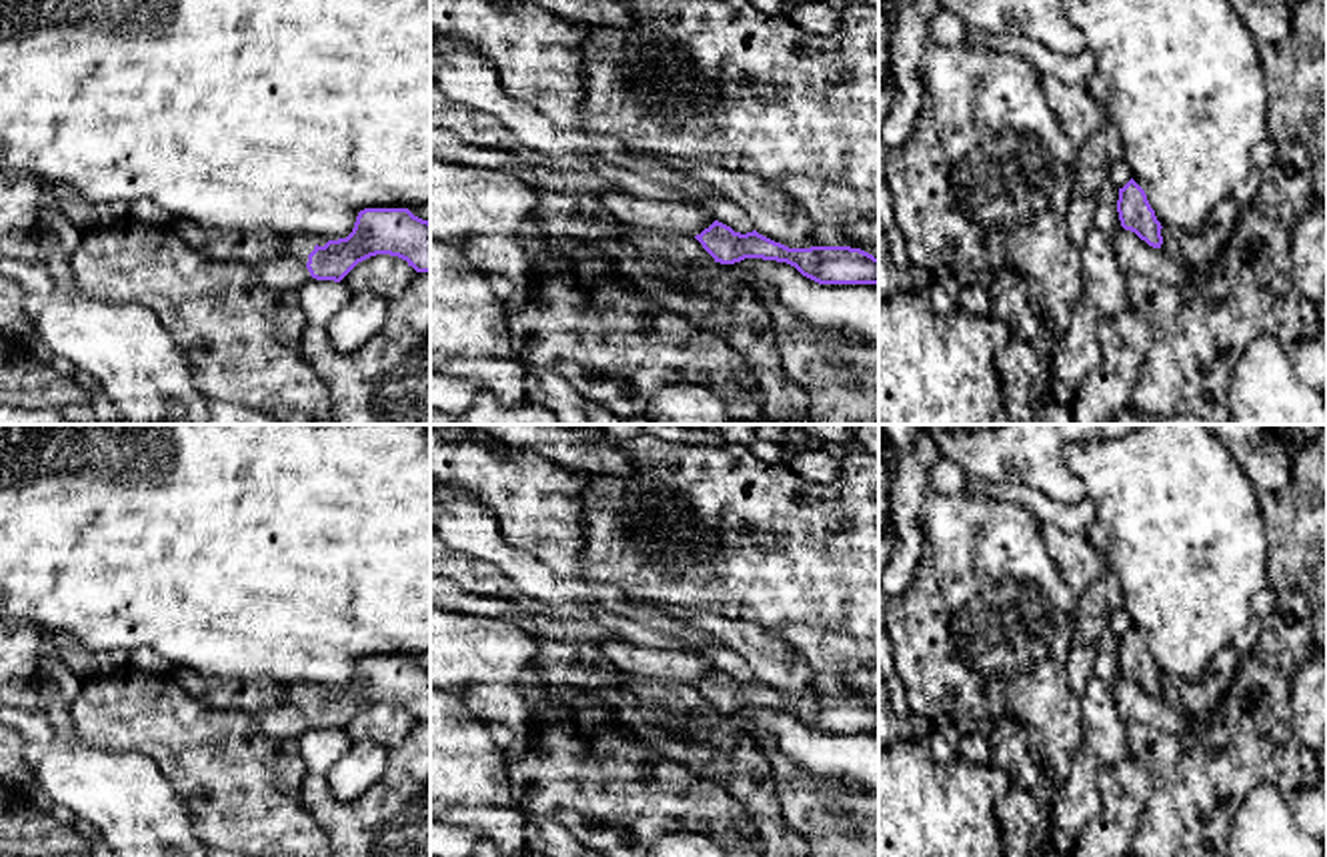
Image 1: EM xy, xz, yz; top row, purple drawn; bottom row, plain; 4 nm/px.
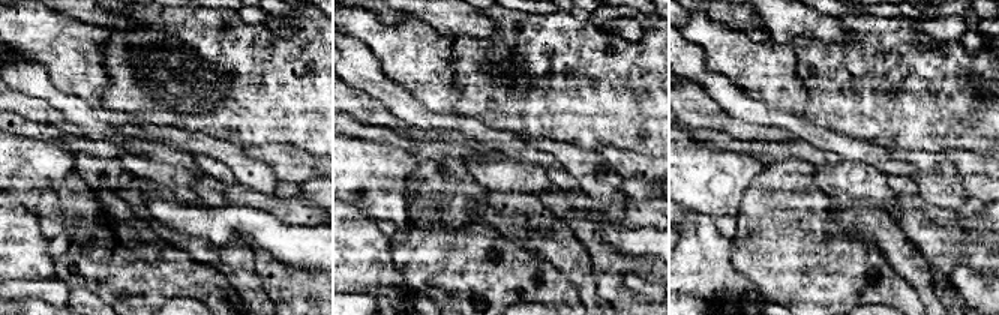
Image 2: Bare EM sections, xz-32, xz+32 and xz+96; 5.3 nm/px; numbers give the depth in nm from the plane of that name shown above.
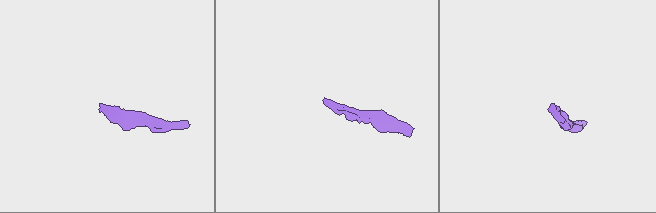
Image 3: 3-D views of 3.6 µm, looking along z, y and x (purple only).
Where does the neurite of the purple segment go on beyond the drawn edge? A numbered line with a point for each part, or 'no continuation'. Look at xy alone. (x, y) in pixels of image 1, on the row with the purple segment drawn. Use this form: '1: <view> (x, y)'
1: xy (301, 245)

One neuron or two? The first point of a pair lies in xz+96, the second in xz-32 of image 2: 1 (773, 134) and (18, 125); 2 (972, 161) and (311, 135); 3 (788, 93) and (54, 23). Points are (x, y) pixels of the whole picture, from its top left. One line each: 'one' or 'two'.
1: two
2: two
3: one

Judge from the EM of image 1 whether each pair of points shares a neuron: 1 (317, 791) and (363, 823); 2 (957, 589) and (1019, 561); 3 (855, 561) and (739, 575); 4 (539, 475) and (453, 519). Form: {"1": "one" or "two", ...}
{"1": "one", "2": "one", "3": "one", "4": "two"}

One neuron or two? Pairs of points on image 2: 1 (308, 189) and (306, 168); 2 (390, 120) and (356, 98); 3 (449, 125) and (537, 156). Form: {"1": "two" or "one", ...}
{"1": "two", "2": "one", "3": "one"}

